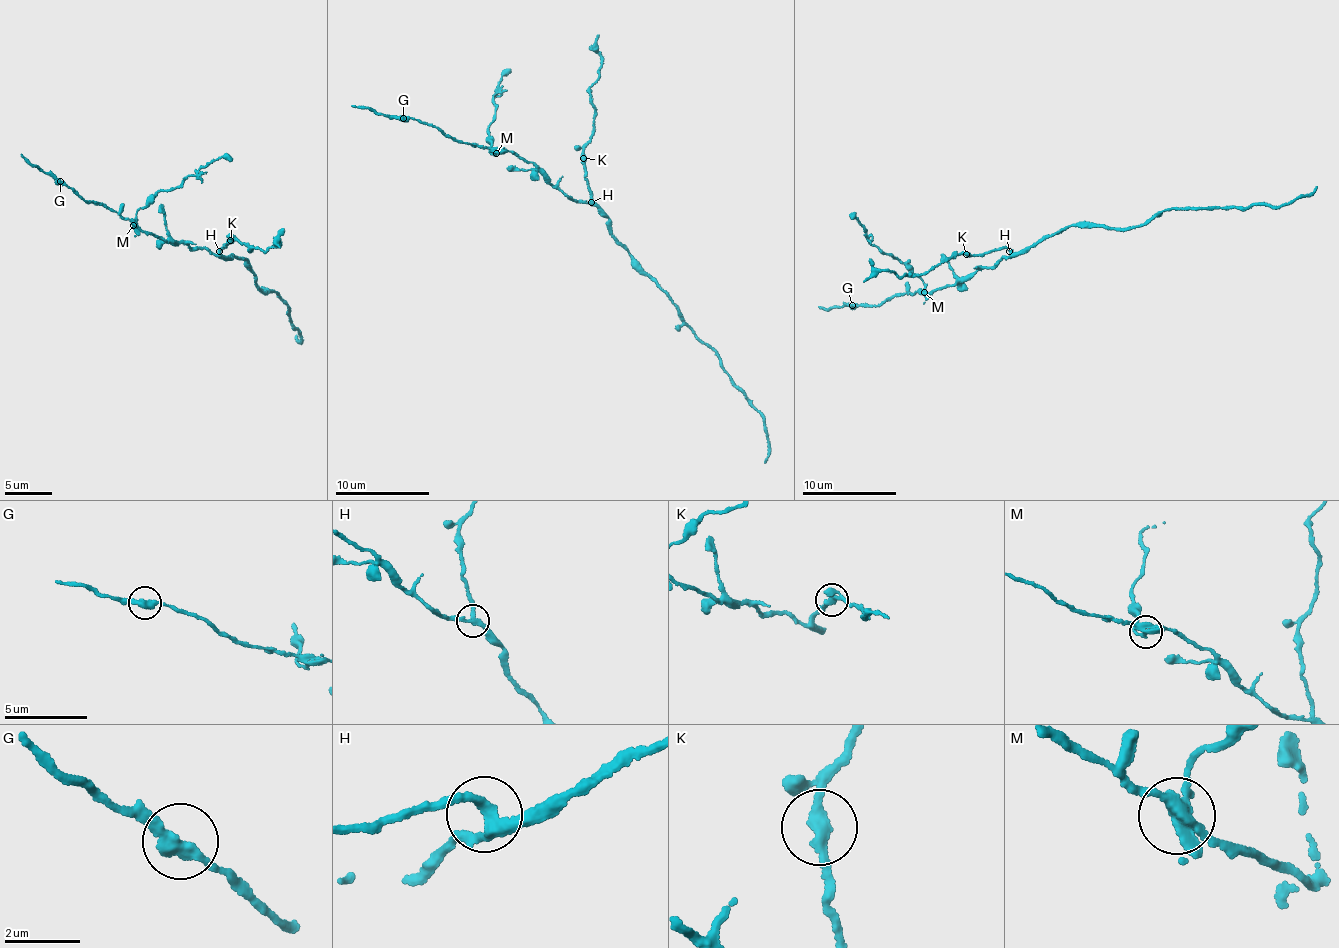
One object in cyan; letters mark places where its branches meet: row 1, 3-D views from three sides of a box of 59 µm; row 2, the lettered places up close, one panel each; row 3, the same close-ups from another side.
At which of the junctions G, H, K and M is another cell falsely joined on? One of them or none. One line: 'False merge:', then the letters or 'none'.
False merge: M

